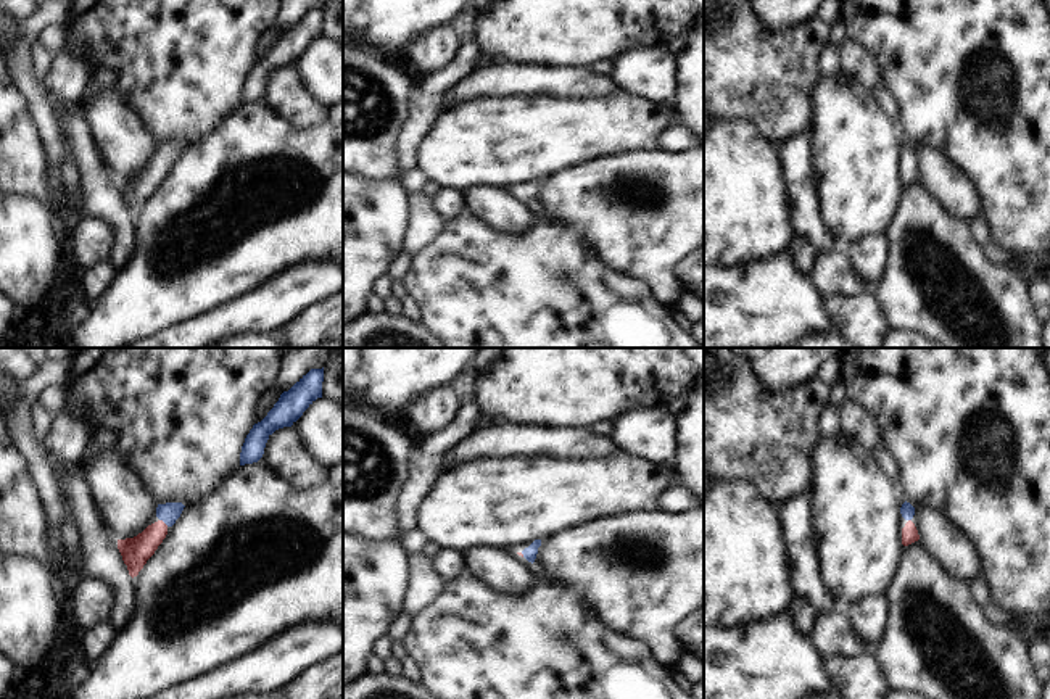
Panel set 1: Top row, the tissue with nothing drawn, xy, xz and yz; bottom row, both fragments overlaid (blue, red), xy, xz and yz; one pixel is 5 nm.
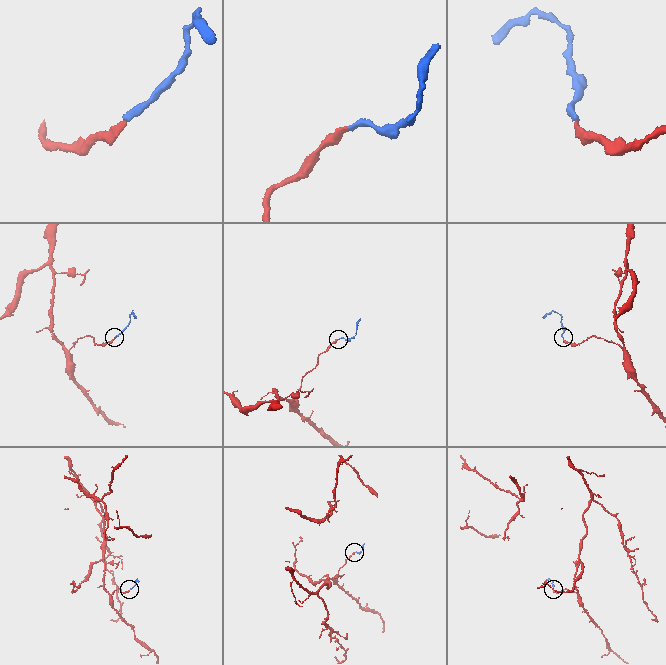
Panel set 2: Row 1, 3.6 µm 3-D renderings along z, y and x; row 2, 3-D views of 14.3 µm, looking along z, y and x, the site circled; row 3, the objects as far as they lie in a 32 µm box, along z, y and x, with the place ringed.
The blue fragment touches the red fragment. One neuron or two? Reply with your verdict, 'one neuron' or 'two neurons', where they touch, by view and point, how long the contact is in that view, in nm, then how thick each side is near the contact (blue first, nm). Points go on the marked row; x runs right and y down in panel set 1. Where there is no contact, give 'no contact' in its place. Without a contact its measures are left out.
one neuron | xy (165, 522) | 60 nm | 100/150 nm

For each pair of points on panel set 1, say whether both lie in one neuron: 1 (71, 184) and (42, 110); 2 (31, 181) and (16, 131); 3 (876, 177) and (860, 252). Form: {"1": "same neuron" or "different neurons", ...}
{"1": "different neurons", "2": "same neuron", "3": "different neurons"}

